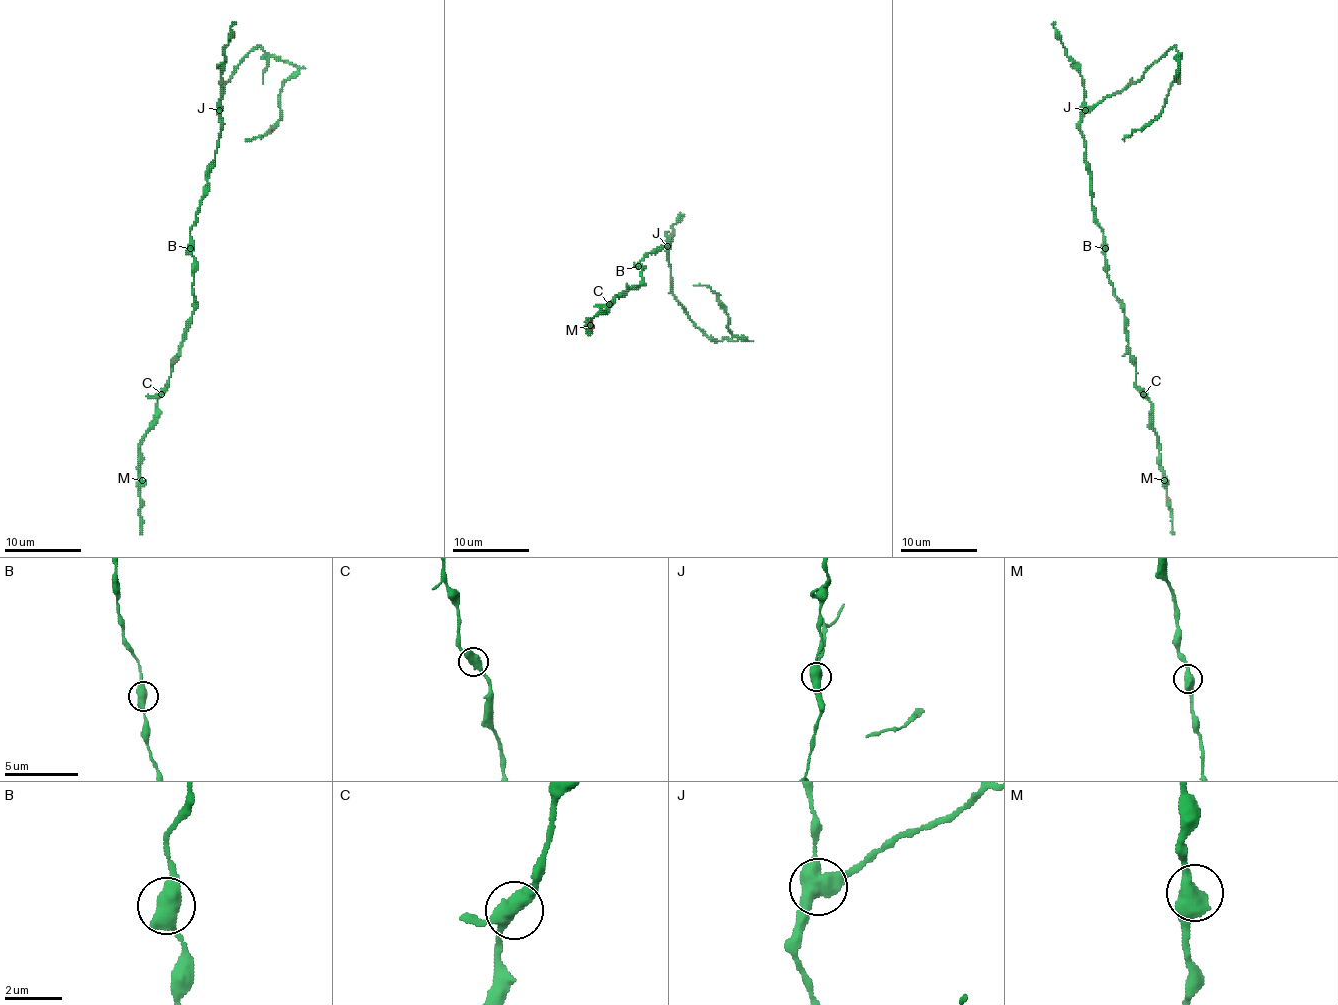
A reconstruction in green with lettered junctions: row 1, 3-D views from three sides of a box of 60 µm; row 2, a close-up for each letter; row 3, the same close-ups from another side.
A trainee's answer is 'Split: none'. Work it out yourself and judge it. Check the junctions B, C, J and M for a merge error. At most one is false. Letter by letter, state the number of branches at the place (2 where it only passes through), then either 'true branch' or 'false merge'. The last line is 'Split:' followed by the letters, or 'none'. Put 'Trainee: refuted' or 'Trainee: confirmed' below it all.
B: 2 branches meet; true branch
C: 3 branches meet; true branch
J: 3 branches meet; false merge
M: 2 branches meet; true branch
Split: J
Trainee: refuted

